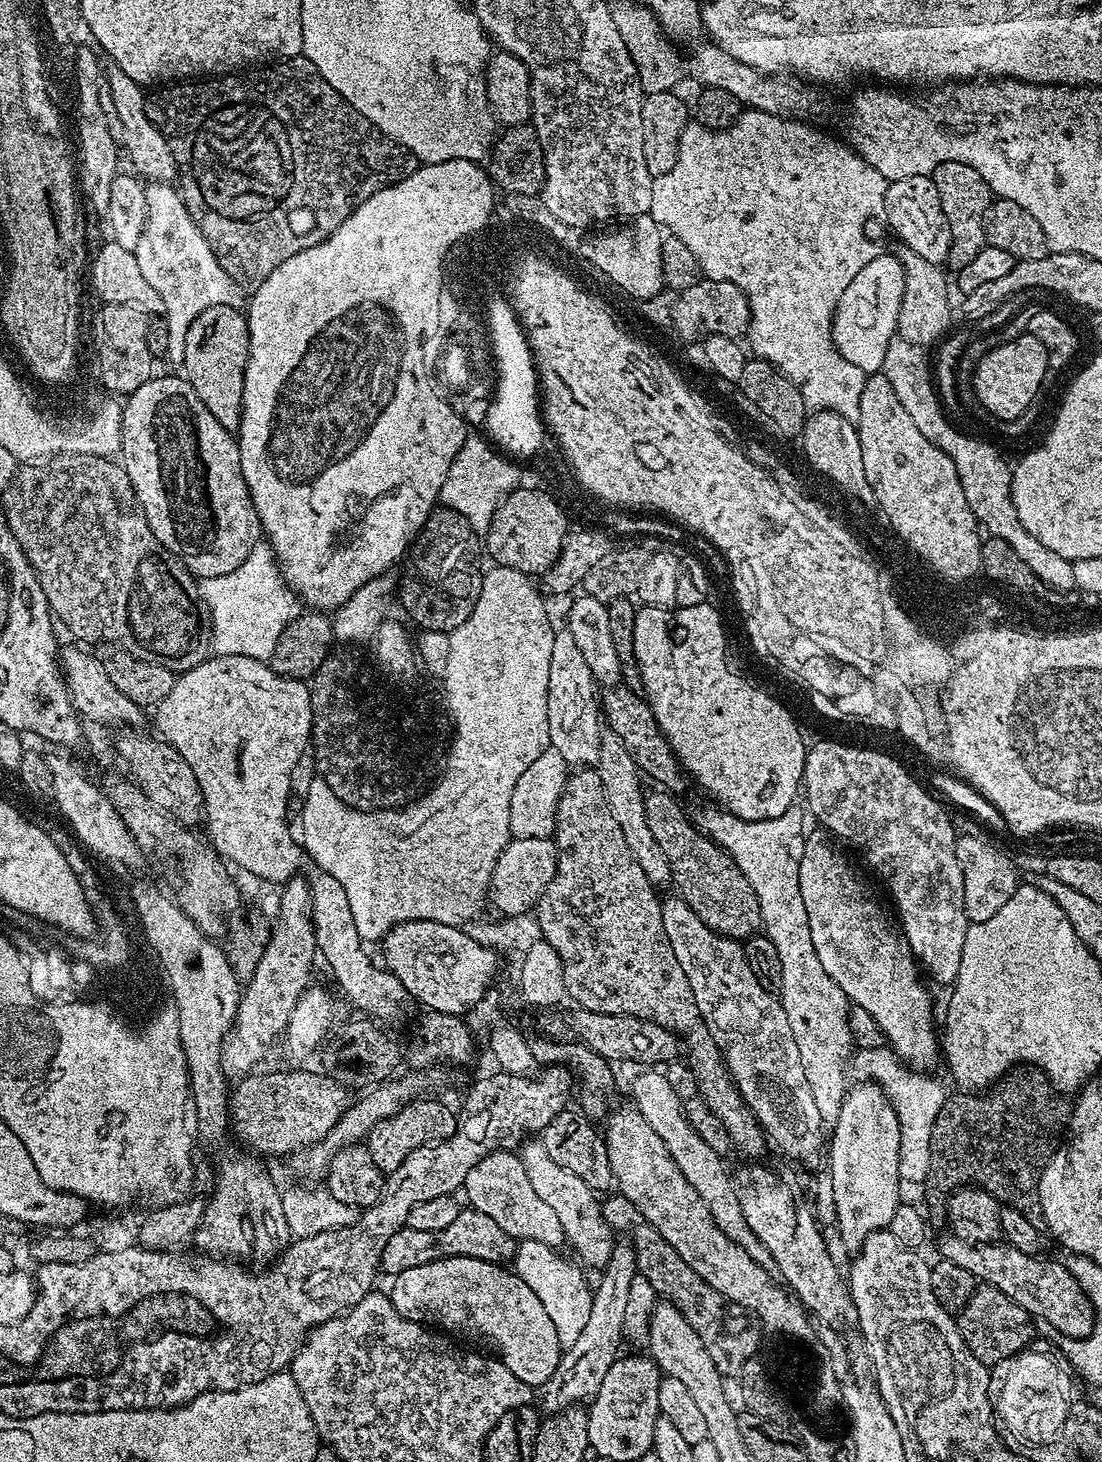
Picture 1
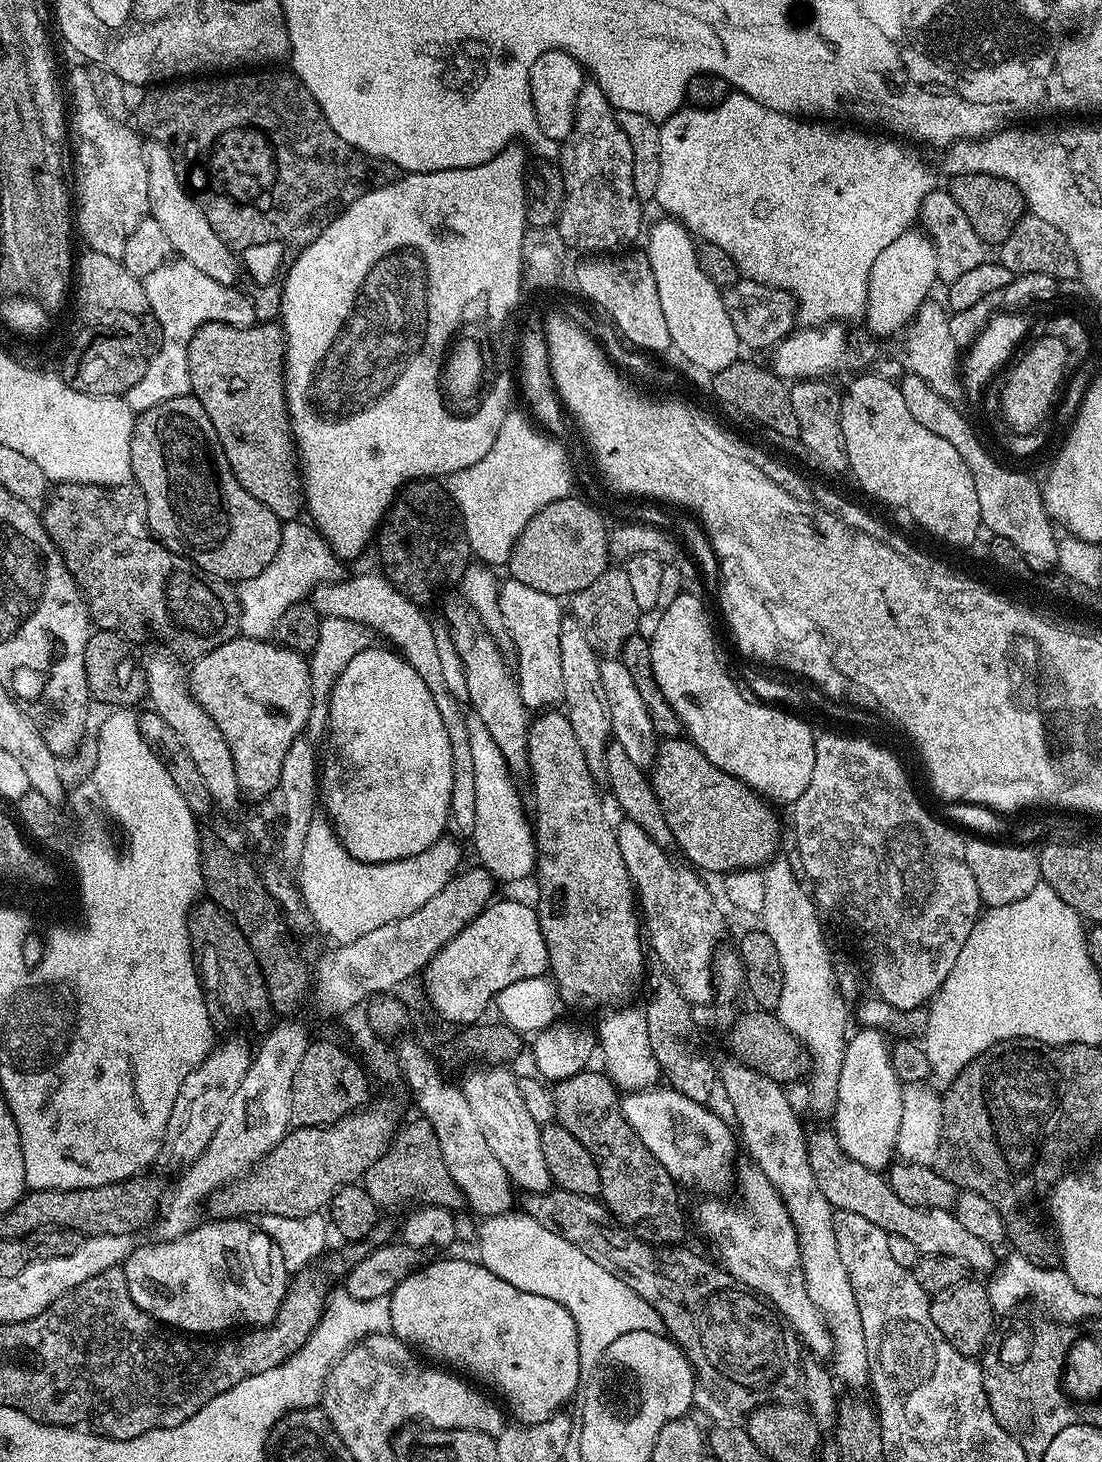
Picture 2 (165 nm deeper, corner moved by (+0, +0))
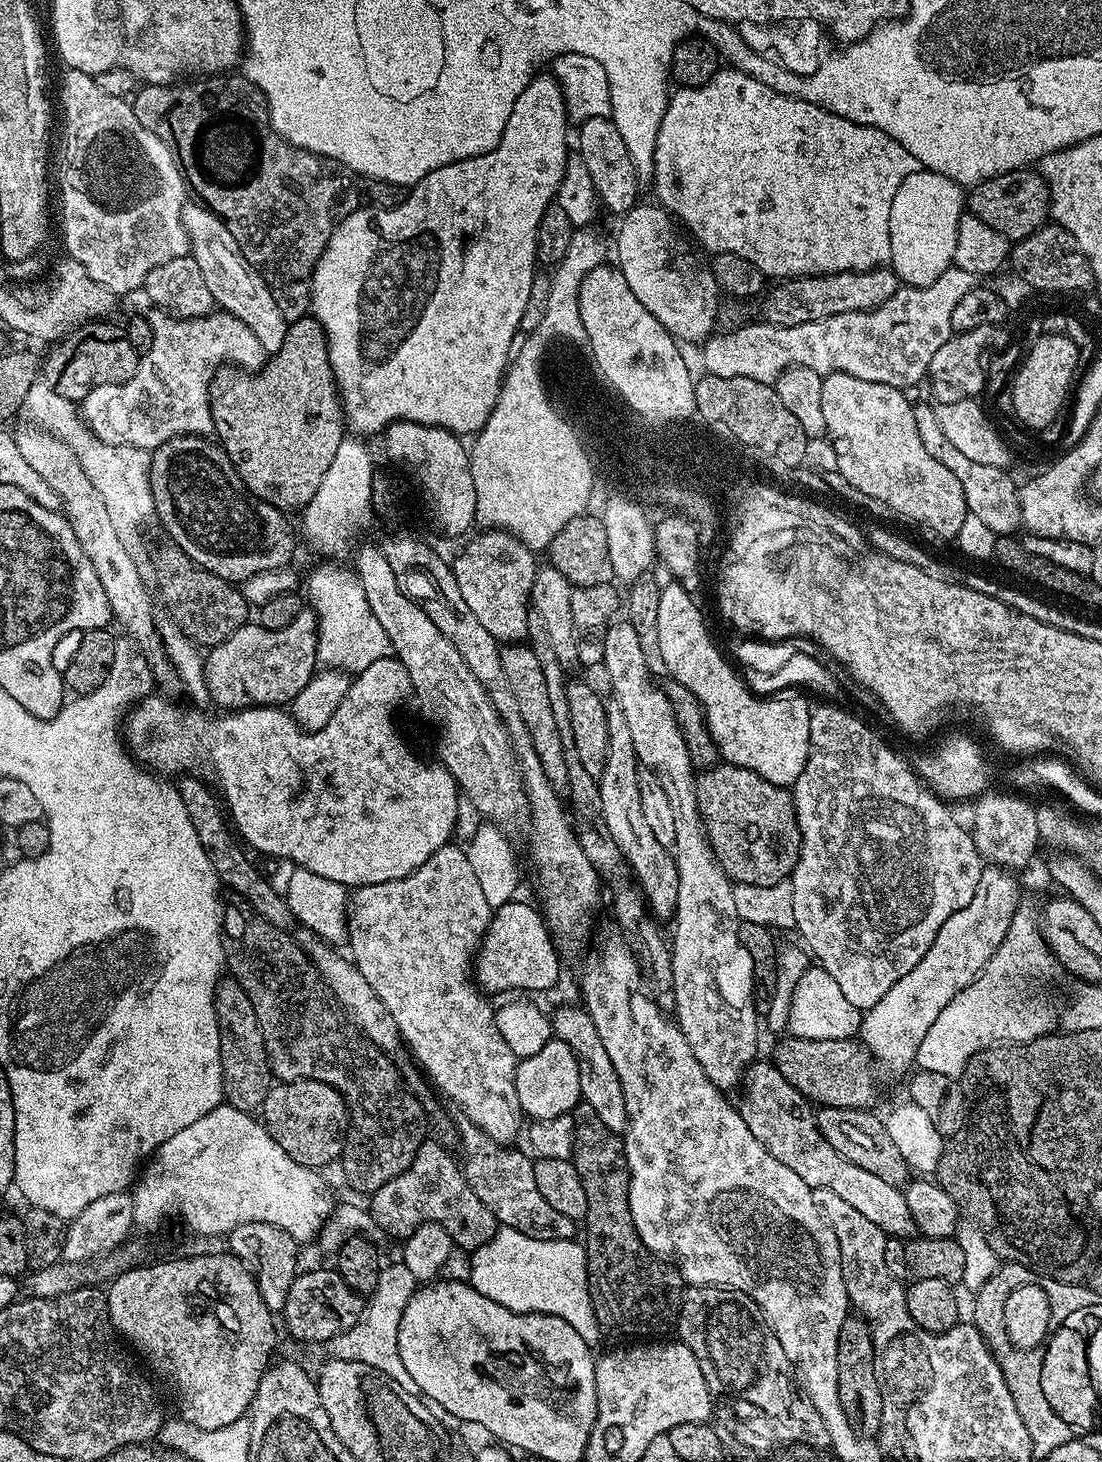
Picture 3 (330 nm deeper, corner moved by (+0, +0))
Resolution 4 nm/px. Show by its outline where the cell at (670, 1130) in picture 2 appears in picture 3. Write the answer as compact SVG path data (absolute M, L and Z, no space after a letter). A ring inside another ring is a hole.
M580 1006L560 1008L556 1013L551 1013L550 1019L555 1039L570 1046L578 1062L578 1078L583 1103L594 1106L594 1114L598 1114L598 1118L606 1122L609 1130L617 1134L623 1133L628 1126L628 1115L622 1086L618 1082L614 1062L610 1062L610 1054L606 1054L602 1046L602 1038L598 1038L598 1032L594 1030L594 1022L590 1022L588 1012Z

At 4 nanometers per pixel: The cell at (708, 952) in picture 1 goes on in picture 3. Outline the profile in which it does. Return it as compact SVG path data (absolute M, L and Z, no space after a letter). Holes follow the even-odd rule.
M612 702L607 705L608 717L608 745L606 746L606 766L598 777L600 781L600 793L602 794L602 818L606 818L606 826L610 830L610 838L618 842L618 850L624 856L624 863L636 875L635 883L642 893L647 907L655 916L675 917L676 903L678 902L678 870L676 861L670 855L669 849L664 848L654 833L650 831L650 825L646 823L642 815L642 794L638 794L641 769L638 767L636 751L634 750L634 738L630 738L630 722L626 722L626 714L622 714L620 705Z

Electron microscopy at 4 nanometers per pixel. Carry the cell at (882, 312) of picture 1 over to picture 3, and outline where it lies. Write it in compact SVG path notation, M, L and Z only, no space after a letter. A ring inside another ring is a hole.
M921 170L903 180L898 194L894 194L894 202L890 202L890 267L901 285L930 286L934 278L953 267L958 222L965 212L965 189L950 178Z

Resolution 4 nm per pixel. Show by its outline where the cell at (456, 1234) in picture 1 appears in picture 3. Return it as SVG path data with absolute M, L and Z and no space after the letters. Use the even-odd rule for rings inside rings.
M316 1268L313 1272L301 1271L292 1279L292 1285L286 1294L282 1319L289 1334L296 1340L328 1342L332 1337L350 1331L360 1321L366 1307L365 1297L346 1286L339 1272L328 1268Z

